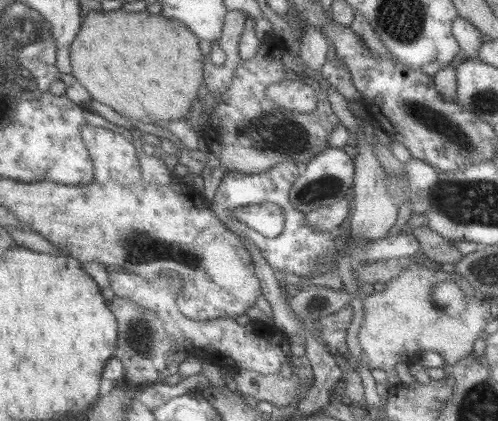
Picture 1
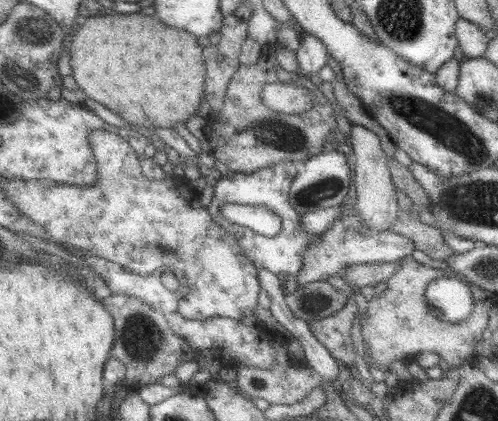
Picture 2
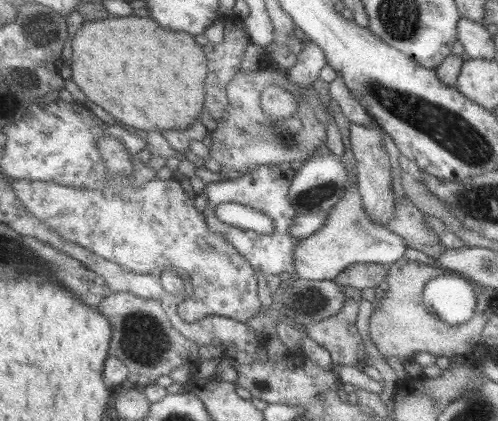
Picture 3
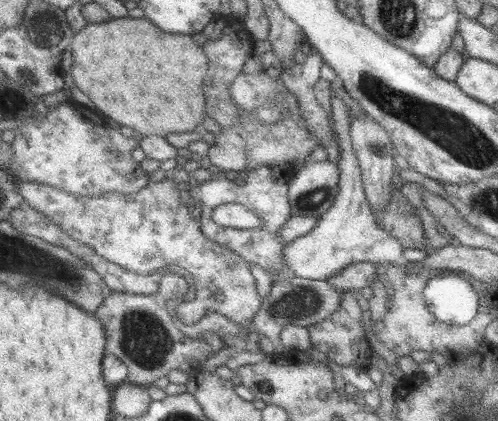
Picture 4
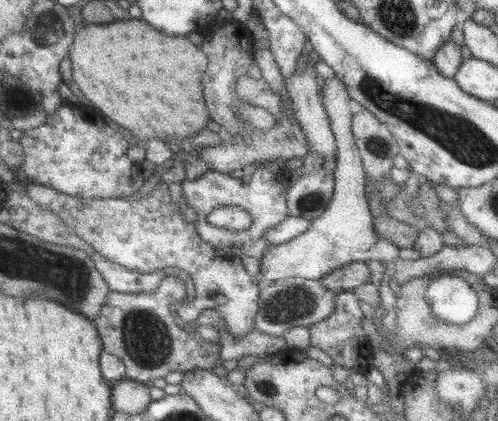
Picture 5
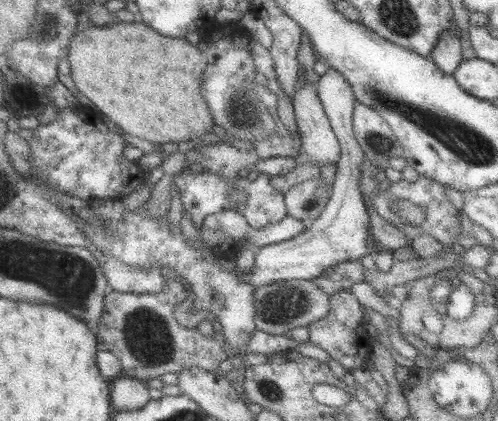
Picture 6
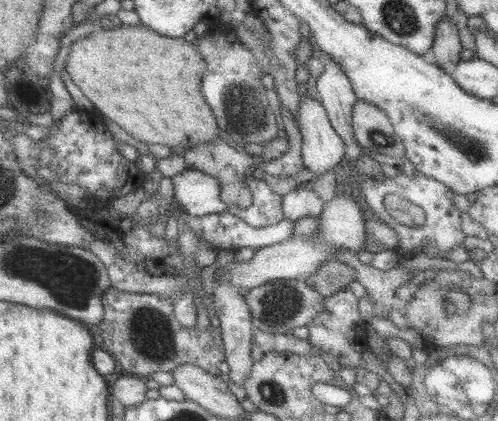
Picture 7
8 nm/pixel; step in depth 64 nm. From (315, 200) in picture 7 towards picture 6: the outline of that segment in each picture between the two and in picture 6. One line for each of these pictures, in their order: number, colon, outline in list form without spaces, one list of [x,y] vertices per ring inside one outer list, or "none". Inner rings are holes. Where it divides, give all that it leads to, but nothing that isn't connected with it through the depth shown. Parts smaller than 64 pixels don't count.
6: [[[321,178],[309,180],[303,184],[297,184],[287,194],[287,210],[289,218],[297,218],[301,222],[315,222],[323,210],[329,206],[329,200],[333,198],[333,192],[327,192]]]

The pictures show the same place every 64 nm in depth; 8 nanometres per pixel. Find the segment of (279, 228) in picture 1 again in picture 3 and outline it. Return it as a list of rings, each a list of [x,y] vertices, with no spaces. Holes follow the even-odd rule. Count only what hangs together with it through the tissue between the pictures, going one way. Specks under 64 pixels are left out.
[[[219,204],[217,218],[223,224],[229,224],[233,228],[253,230],[259,234],[273,234],[275,232],[275,222],[271,218],[267,218],[265,214],[259,214],[257,210],[243,206],[243,204]]]

